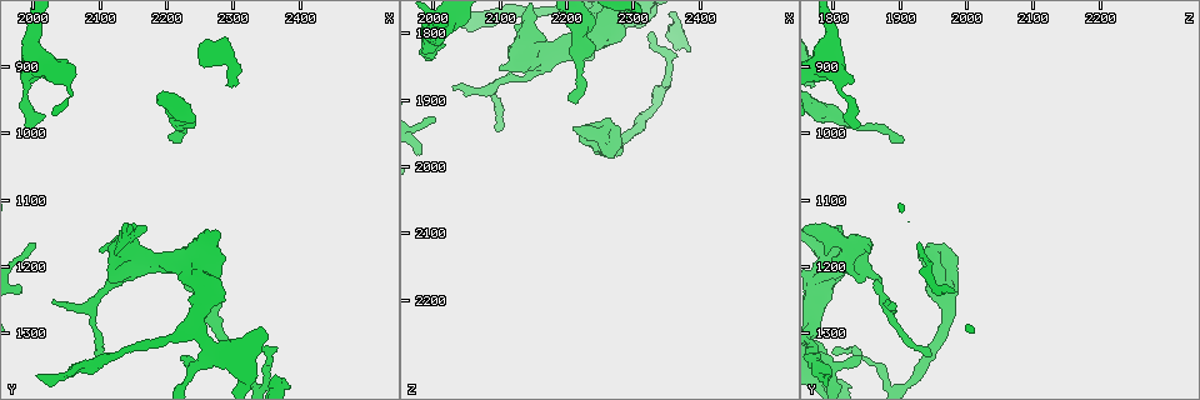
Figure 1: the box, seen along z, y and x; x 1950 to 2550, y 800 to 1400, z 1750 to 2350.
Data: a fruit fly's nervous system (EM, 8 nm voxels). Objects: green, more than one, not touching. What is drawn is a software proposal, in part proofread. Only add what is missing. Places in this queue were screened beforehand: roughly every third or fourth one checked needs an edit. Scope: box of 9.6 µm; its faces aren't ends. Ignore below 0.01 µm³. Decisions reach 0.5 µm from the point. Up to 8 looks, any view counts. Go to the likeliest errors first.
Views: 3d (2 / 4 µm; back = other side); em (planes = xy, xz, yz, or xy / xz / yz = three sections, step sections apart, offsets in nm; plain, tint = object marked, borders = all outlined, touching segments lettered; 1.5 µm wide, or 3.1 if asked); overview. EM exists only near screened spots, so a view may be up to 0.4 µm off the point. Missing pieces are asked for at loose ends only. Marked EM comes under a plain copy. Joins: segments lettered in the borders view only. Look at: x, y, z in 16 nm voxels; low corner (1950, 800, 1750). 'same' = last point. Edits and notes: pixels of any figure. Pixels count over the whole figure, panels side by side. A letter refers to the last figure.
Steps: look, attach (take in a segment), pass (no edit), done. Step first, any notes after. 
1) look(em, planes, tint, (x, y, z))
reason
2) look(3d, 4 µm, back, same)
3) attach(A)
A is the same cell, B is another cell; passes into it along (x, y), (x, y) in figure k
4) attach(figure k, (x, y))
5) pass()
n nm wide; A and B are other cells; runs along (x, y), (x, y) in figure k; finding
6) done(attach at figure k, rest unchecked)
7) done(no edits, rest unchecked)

look(em, xz, step 8, tint, (2005, 1365, 1785))
end of a long branch

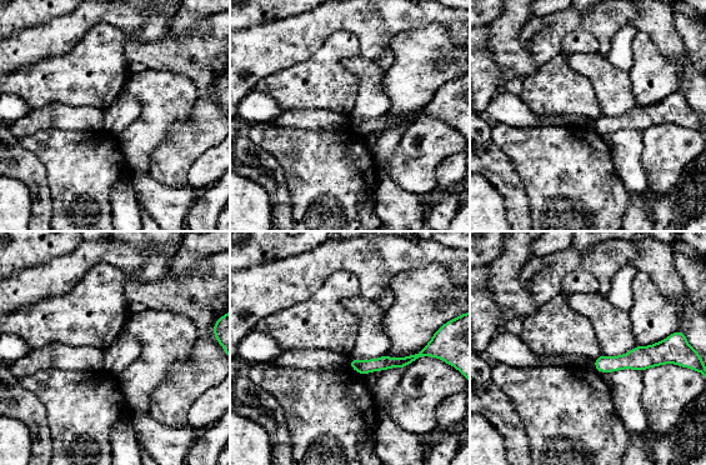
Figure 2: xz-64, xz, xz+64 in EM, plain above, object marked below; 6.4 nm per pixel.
look(em, planes, borders, same)
cut it another way

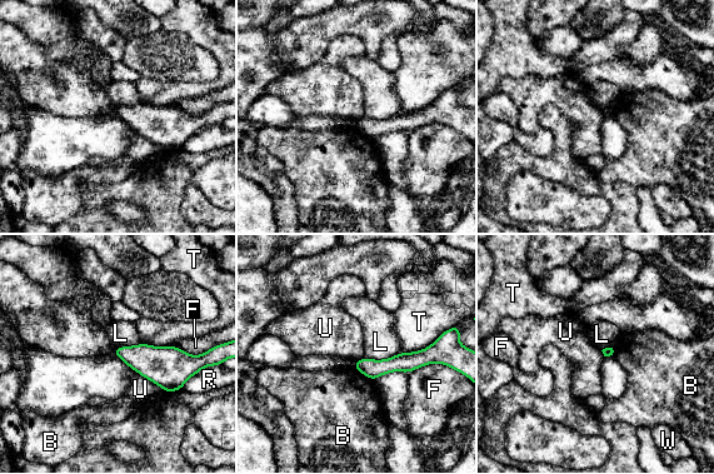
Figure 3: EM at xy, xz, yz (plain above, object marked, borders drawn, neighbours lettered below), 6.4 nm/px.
pass()
B, F, L, R, T, U and W are other cells; runs along (432, 348), (410, 362), (356, 364) in figure 3; none of them fits

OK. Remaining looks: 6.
look(em, planes, borders, (2030, 1255, 1885))
thin end

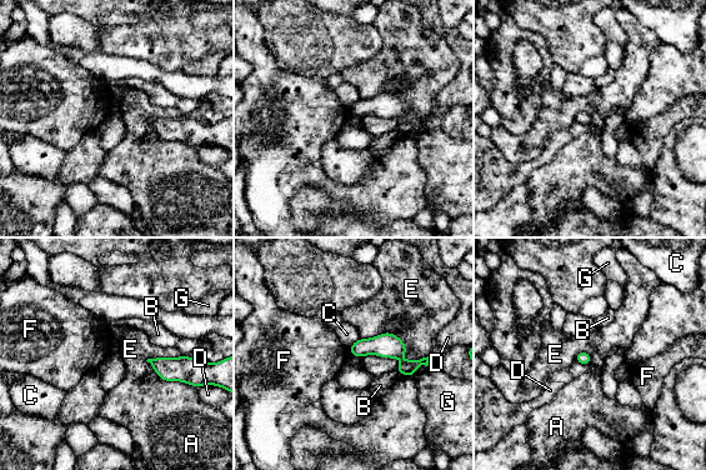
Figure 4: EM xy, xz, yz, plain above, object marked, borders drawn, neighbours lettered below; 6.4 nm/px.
pass()
A, B, C, D, E, F and G are other cells; border along (404, 375), (411, 376) in figure 4; no lettered segment goes on from it

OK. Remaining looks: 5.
look(em, planes, borders, (2090, 1335, 1945))
branch stops here

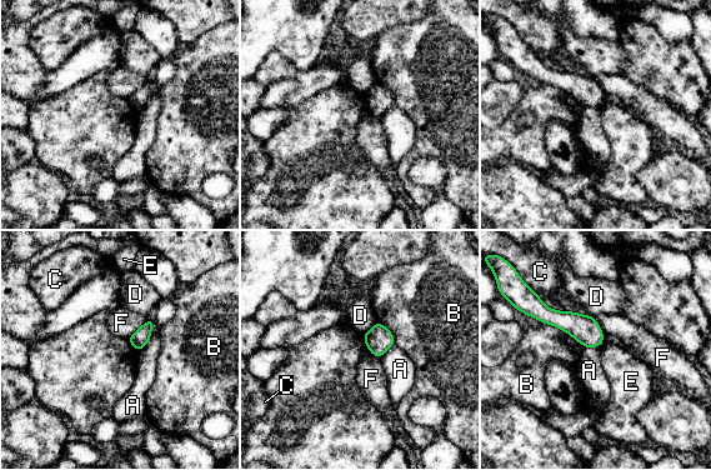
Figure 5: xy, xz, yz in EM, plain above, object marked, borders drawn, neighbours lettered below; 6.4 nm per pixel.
pass()
A, B, C, D, E and F are other cells; border along (150, 316), (128, 339) in figure 5; none of them fits

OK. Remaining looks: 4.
done(no edits, rest unchecked)

